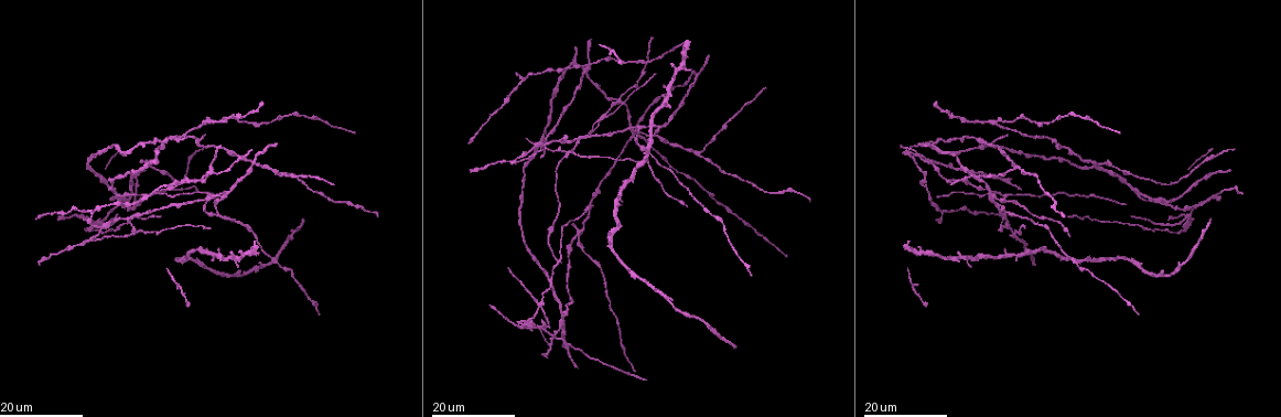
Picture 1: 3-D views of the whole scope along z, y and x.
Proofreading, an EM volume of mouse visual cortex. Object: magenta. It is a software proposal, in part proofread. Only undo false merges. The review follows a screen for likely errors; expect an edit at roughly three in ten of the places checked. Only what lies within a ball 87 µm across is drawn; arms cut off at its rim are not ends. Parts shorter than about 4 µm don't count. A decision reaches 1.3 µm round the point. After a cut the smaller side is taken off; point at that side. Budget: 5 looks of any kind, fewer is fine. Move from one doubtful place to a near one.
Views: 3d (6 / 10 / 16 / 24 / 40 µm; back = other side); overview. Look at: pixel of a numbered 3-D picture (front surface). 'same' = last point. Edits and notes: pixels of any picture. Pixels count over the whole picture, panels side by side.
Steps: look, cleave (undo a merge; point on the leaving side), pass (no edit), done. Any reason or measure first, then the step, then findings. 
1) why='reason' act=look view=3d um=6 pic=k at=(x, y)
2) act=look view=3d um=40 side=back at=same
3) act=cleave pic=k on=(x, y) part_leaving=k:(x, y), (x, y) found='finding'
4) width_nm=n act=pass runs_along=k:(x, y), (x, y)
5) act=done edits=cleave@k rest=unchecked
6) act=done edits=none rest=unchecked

why='three arms meet' act=look view=3d um=16 pic=1 at=(997, 122)

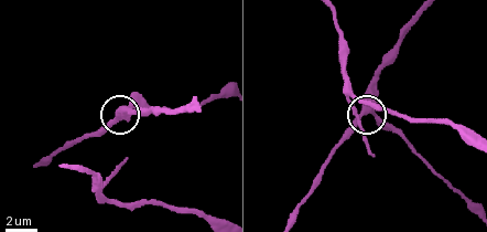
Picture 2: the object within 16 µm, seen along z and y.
act=look view=3d um=10 pic=2 at=(374, 112)

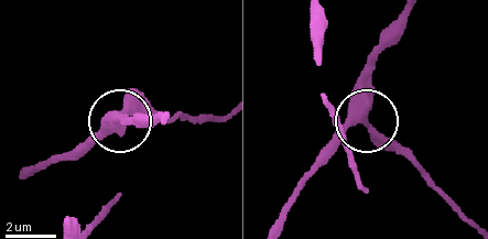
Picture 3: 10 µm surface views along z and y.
width_nm=400 act=pass runs_along=3:(22, 175), (52, 160), (75, 158), (119, 122) found='continuous, no second neuron'

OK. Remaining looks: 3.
act=look view=3d um=24 pic=1 at=(518, 163)

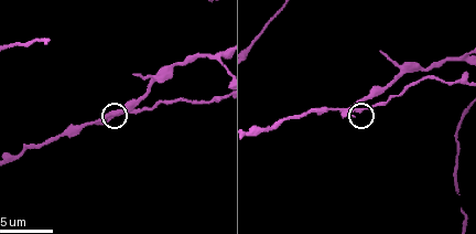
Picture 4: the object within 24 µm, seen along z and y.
act=look view=3d um=10 pic=4 at=(356, 109)

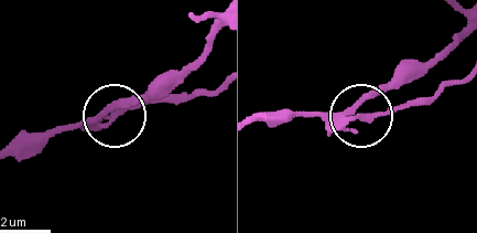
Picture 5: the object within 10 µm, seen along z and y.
width_nm=240 act=cleave pic=5 on=(369, 117) part_leaving=5:(338, 122), (361, 122), (425, 103), (463, 82) found='a second neuron is stuck on'

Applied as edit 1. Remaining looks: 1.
act=done edits=cleave@5 rest=unchecked

